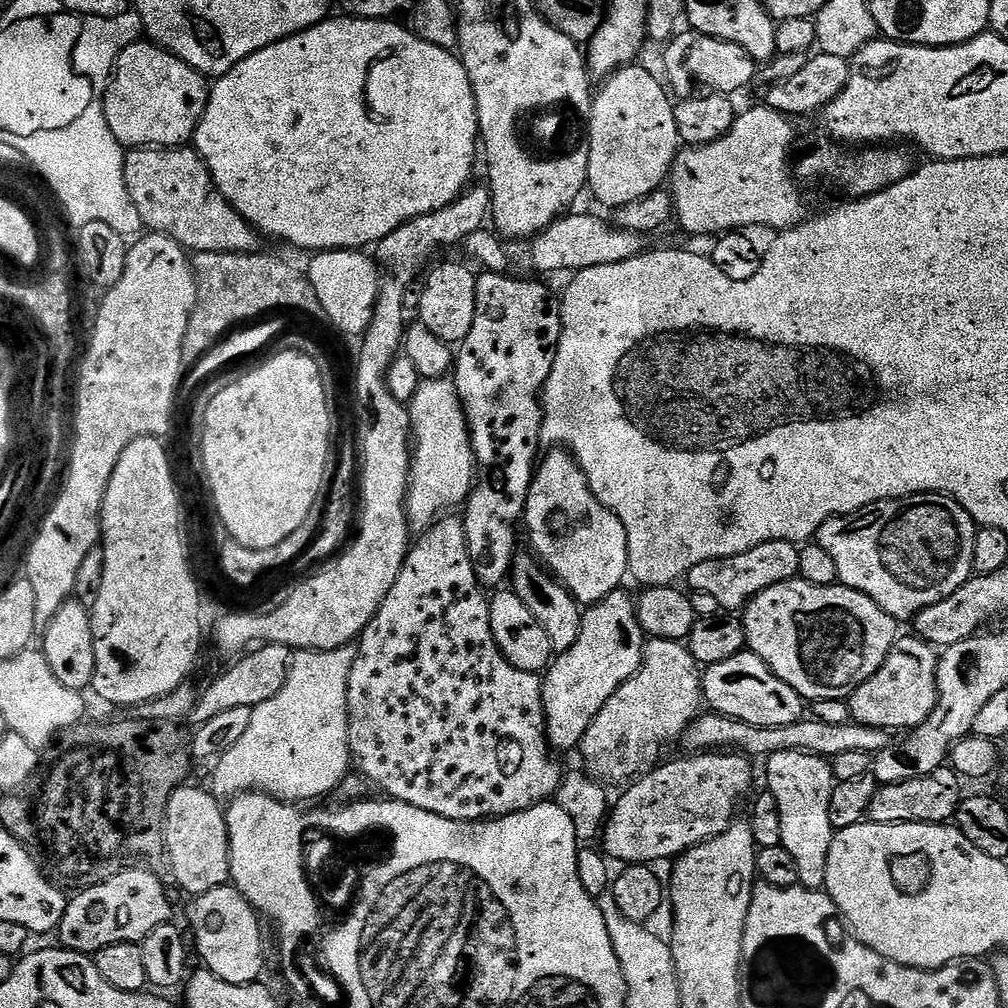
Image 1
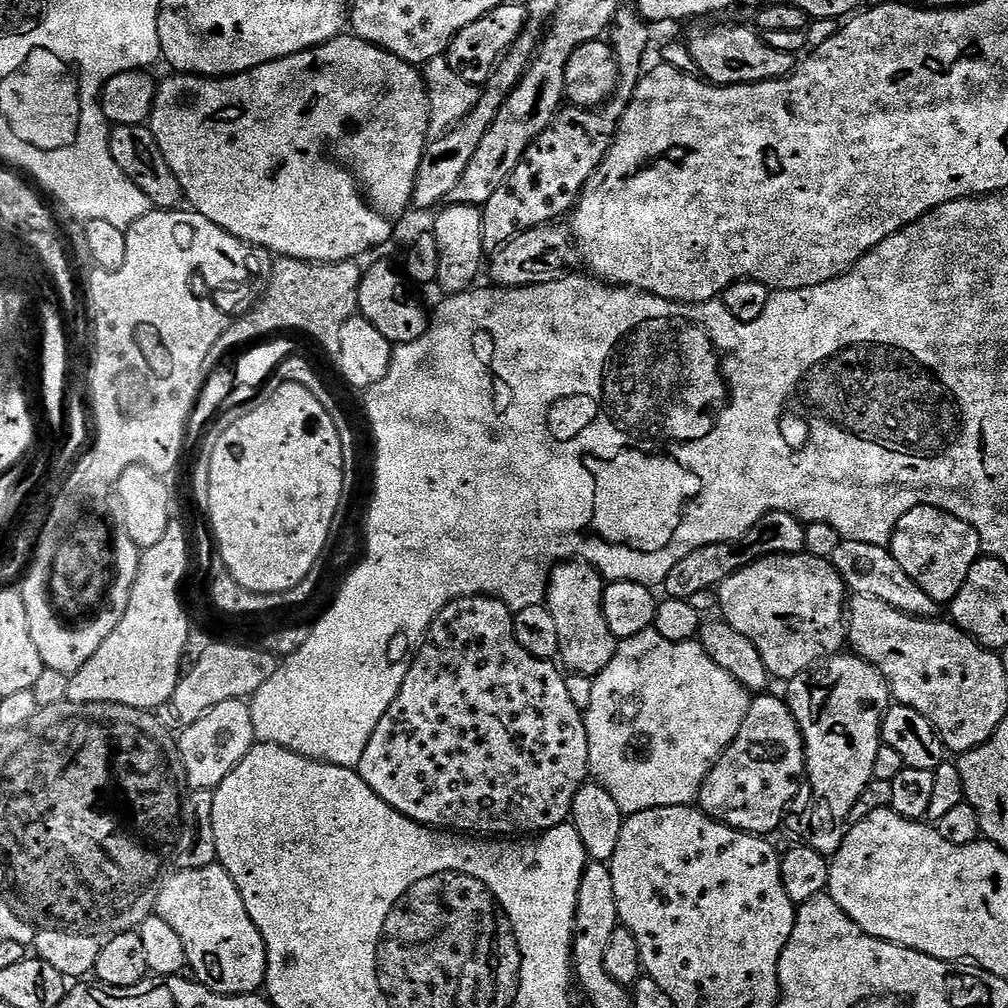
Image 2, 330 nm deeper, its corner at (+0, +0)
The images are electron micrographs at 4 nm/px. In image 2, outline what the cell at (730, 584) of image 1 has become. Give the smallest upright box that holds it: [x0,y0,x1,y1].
[662,512,805,600]

